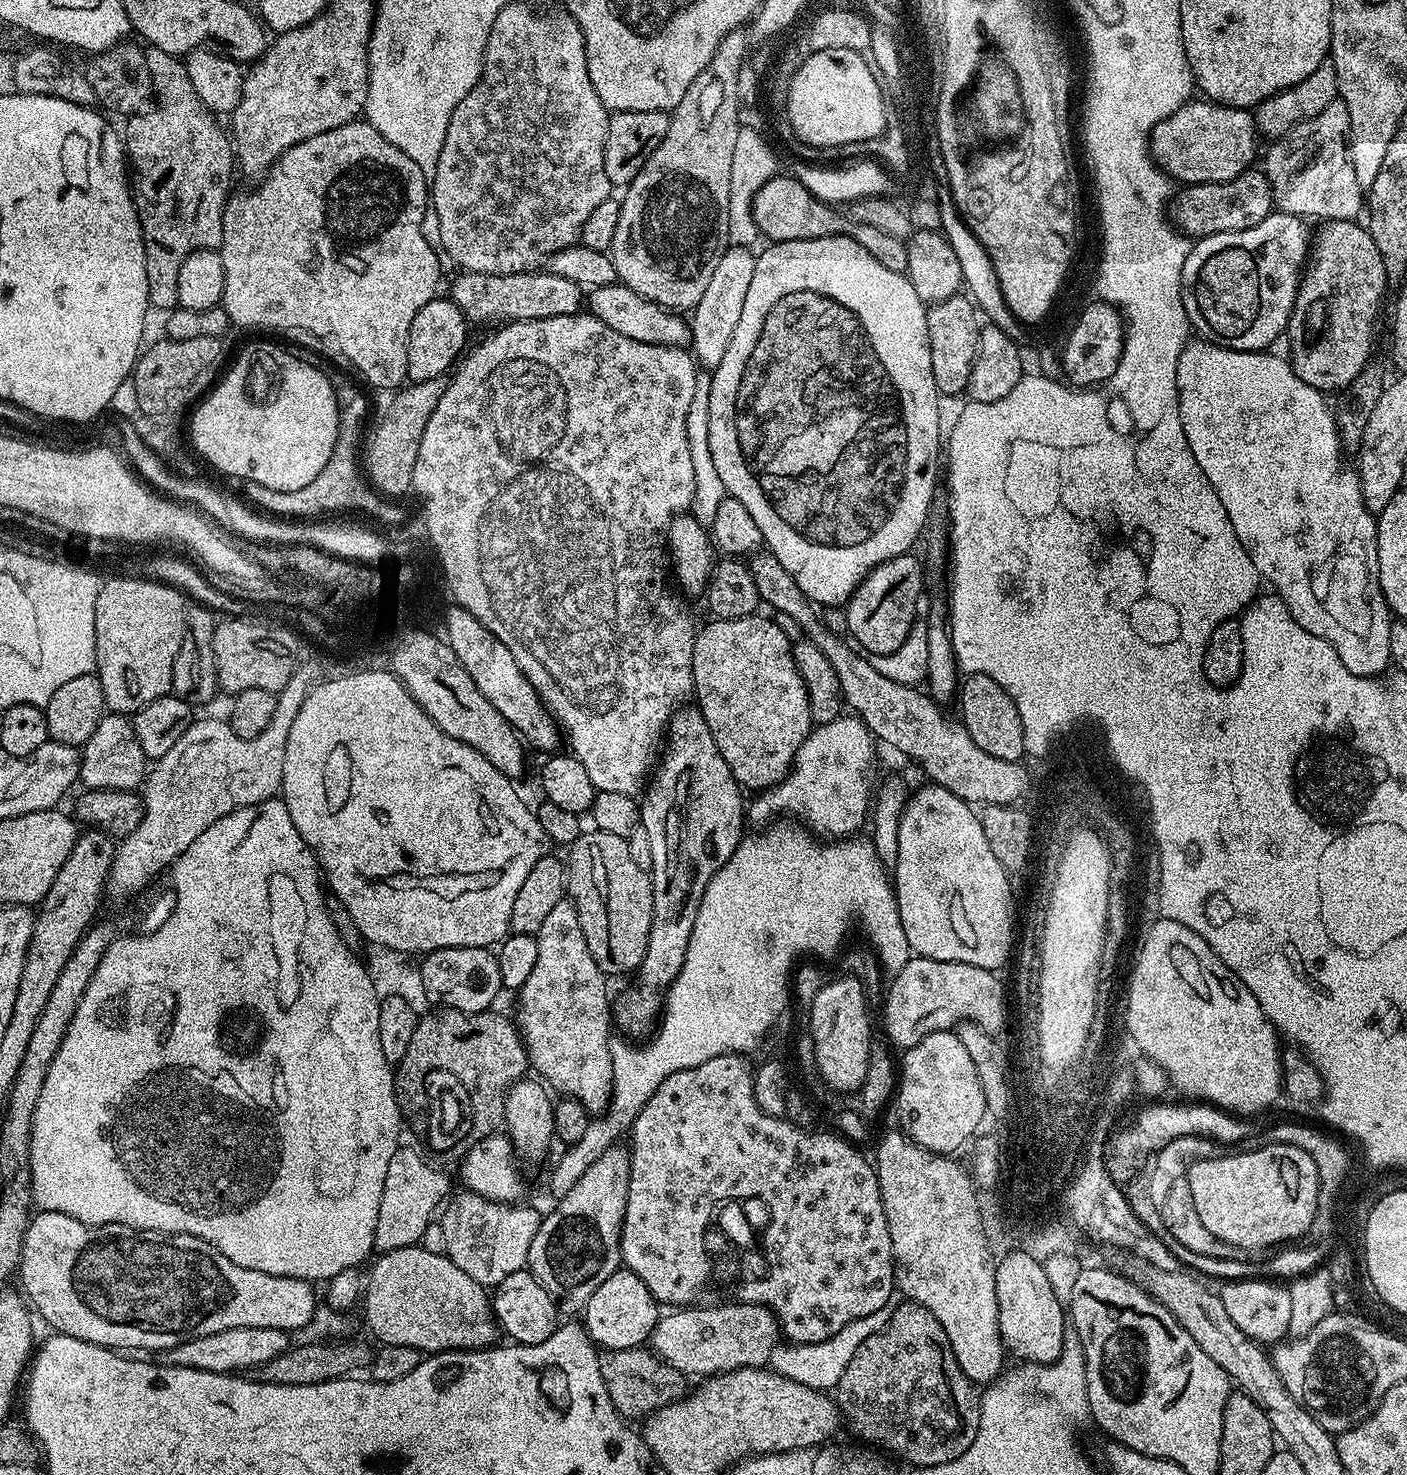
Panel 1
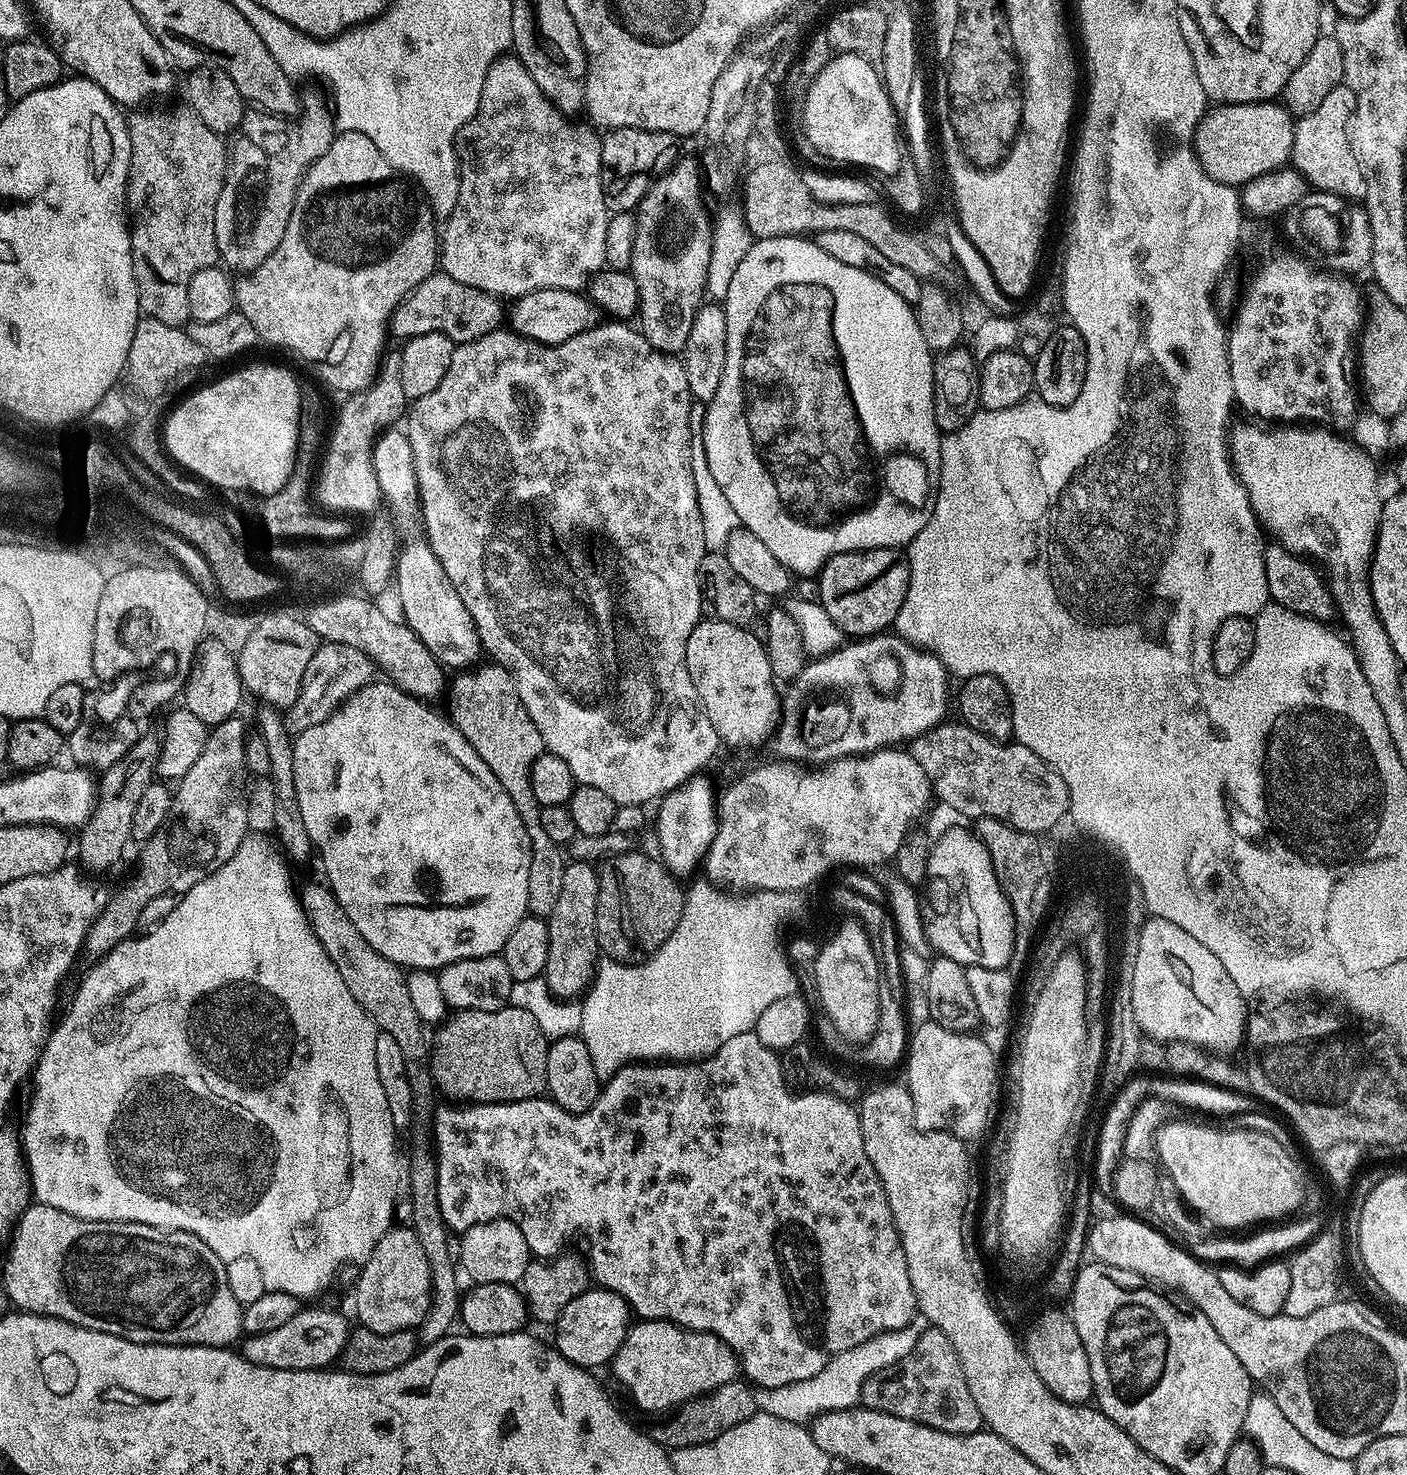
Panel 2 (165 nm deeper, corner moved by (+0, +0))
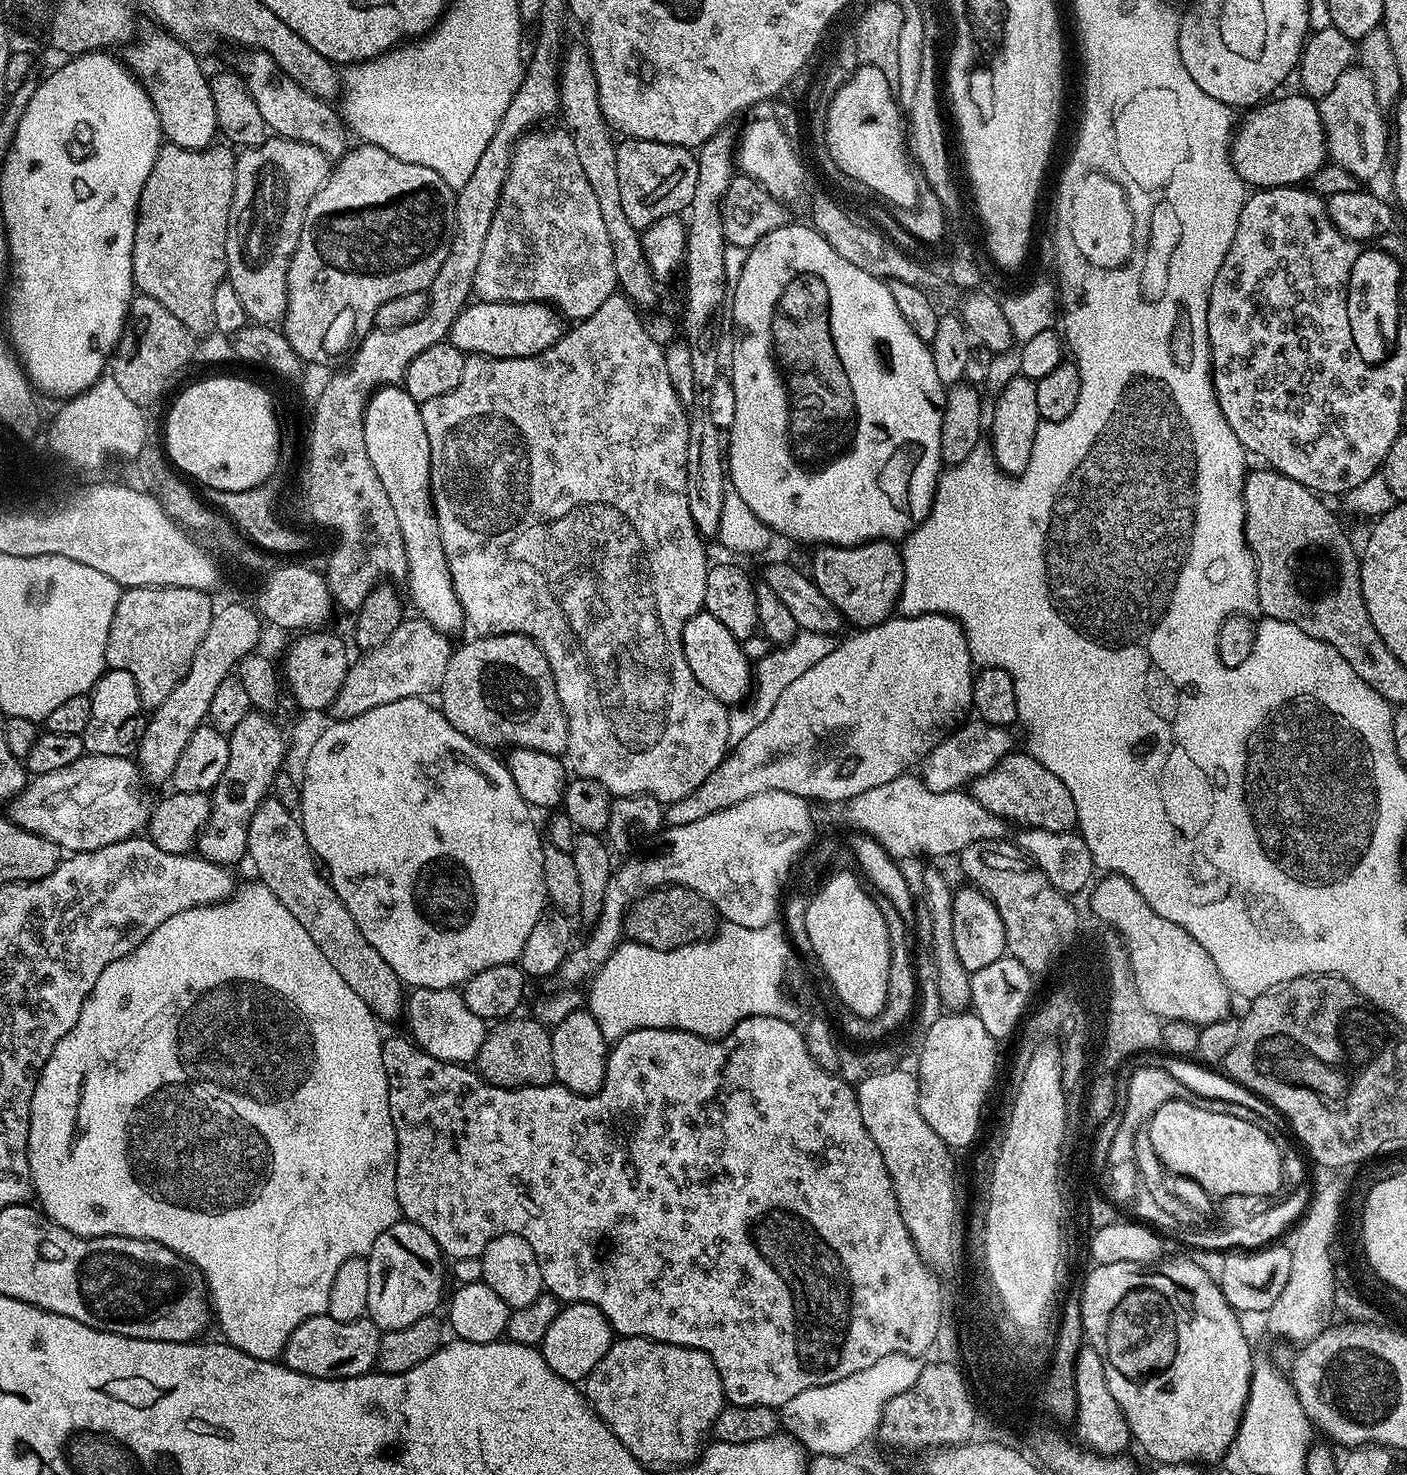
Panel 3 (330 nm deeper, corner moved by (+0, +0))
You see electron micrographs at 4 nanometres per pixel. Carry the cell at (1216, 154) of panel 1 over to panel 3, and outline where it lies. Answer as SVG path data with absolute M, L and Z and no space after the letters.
M1303 94L1276 99L1253 107L1241 124L1239 121L1232 138L1234 170L1245 185L1256 190L1303 185L1311 181L1330 156L1317 101Z

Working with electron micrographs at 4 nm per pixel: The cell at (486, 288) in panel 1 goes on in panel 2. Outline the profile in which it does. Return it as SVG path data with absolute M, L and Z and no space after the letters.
M442 270L432 273L430 278L423 282L396 307L396 313L390 321L390 332L393 337L400 336L401 341L411 340L414 336L430 334L431 332L445 332L456 344L465 344L471 340L482 338L486 334L497 331L500 324L505 323L506 308L504 310L501 297L492 296L486 290L480 290L474 286L466 286L466 282L460 282L458 278L452 278Z

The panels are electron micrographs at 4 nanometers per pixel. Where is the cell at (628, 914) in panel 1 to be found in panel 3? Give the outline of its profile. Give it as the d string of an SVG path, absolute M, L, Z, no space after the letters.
M681 884L661 886L639 897L624 915L627 939L644 948L681 948L708 939L717 928L718 913L709 900Z

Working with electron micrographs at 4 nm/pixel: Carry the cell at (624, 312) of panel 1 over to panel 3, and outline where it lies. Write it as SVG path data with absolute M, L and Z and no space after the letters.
M472 302L460 311L458 318L454 318L454 326L448 332L448 340L459 352L501 360L542 354L546 349L554 347L565 331L566 324L559 311L543 302Z

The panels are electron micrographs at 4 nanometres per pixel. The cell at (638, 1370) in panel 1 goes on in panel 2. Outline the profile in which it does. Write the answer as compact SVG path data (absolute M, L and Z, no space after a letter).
M737 1378L718 1386L713 1392L705 1392L687 1404L679 1405L678 1410L669 1415L673 1415L669 1420L650 1428L650 1435L655 1444L661 1444L666 1450L698 1446L718 1438L718 1434L726 1434L726 1430L738 1426L738 1422L746 1422L746 1418L750 1418L756 1411L755 1391L743 1379Z

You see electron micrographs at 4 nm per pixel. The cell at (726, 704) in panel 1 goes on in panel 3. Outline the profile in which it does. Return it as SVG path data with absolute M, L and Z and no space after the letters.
M703 610L690 617L682 630L682 650L686 654L690 674L694 674L694 678L698 678L698 682L714 694L714 698L729 706L735 705L749 691L754 680L754 668L750 660L748 664L744 648L745 645L736 640L734 634L730 634L730 630L714 618L714 614Z

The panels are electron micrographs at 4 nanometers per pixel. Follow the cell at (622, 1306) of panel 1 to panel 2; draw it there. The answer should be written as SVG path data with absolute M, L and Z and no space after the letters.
M599 1286L589 1287L587 1292L578 1294L567 1304L566 1310L556 1319L554 1347L567 1360L580 1368L597 1370L609 1363L616 1351L622 1346L630 1327L630 1309L628 1303L617 1294Z

